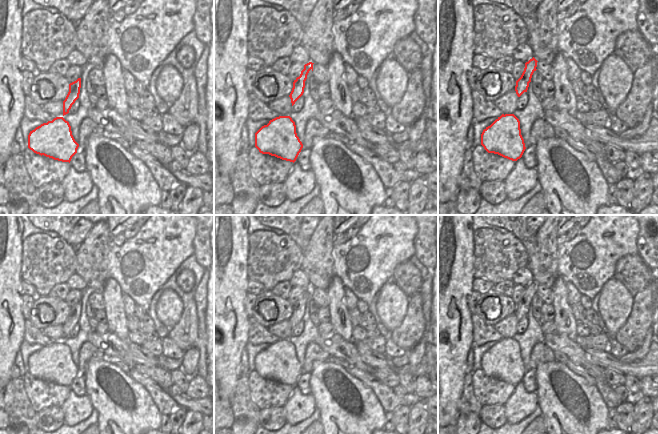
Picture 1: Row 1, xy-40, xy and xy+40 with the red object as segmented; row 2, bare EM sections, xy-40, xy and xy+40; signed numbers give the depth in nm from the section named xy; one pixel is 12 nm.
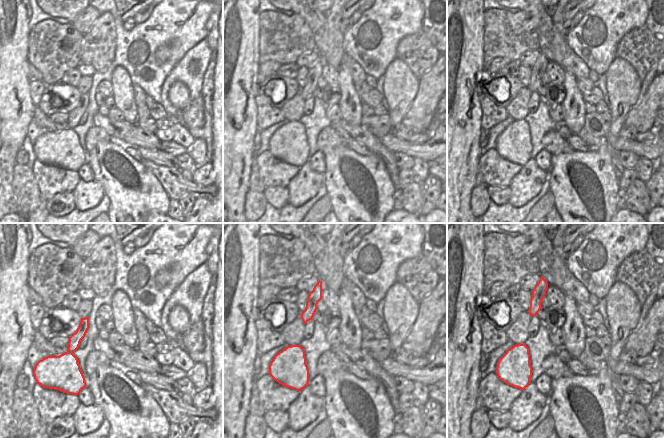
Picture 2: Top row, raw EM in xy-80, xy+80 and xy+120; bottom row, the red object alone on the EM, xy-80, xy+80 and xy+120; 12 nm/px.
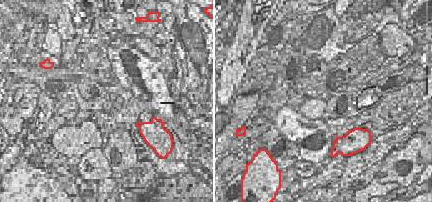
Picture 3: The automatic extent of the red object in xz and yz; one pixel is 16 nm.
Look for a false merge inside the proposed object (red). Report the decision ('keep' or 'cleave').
cleave

